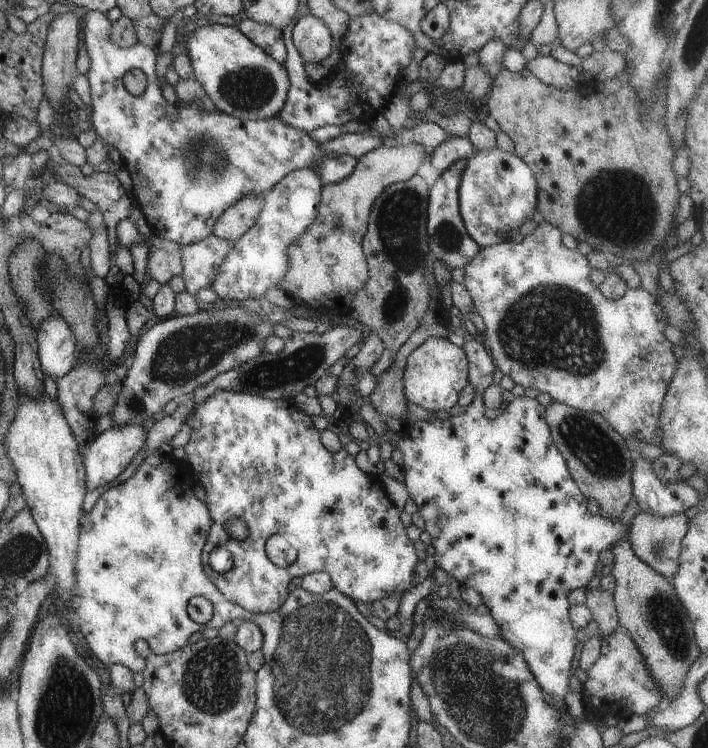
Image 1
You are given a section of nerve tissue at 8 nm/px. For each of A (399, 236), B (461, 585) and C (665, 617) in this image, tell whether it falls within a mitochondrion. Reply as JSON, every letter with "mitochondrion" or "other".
{"A":"mitochondrion","B":"other","C":"mitochondrion"}

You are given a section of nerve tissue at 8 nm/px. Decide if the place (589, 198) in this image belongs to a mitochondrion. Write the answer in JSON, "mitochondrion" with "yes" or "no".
{"mitochondrion":"yes"}

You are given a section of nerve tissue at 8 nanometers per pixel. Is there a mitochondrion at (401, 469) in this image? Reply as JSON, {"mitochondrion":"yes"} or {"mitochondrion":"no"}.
{"mitochondrion":"no"}

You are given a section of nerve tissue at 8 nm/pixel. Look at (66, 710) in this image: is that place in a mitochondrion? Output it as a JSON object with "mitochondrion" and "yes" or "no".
{"mitochondrion":"yes"}

